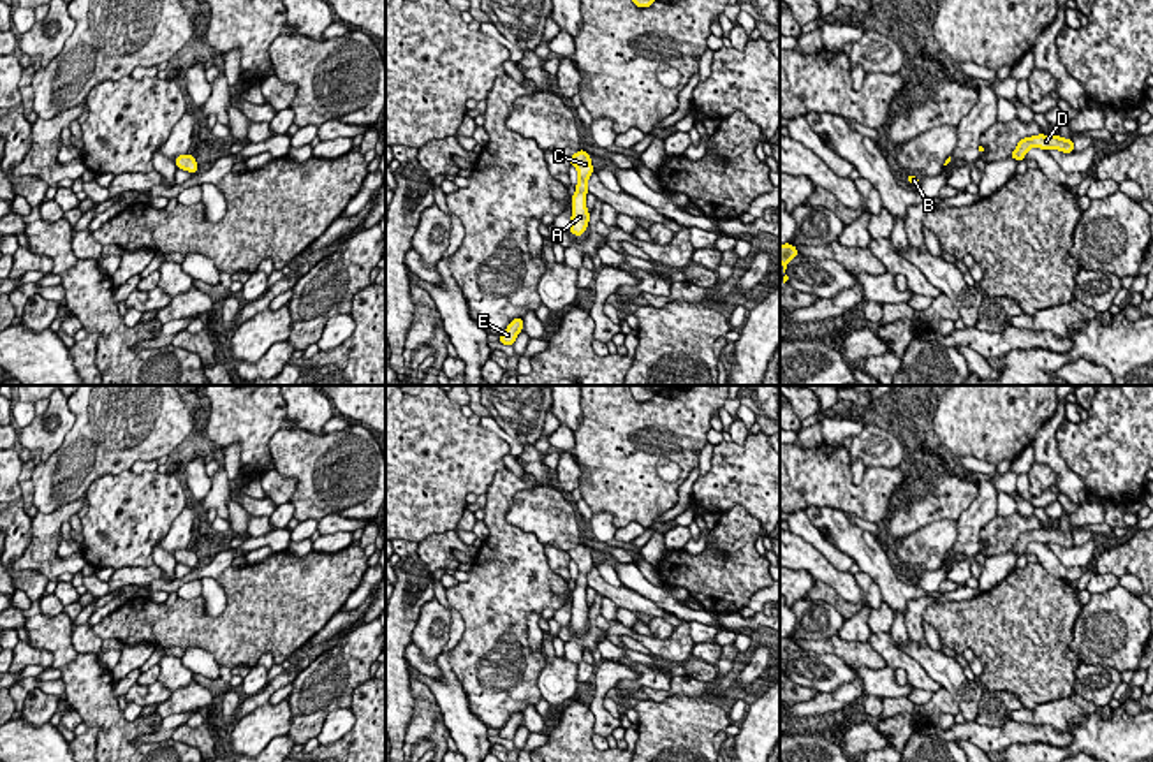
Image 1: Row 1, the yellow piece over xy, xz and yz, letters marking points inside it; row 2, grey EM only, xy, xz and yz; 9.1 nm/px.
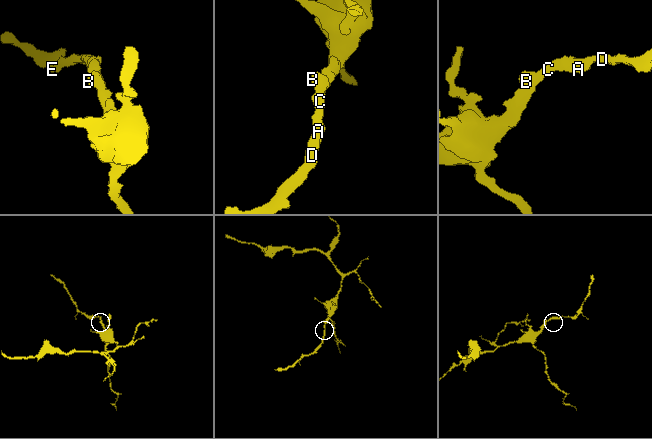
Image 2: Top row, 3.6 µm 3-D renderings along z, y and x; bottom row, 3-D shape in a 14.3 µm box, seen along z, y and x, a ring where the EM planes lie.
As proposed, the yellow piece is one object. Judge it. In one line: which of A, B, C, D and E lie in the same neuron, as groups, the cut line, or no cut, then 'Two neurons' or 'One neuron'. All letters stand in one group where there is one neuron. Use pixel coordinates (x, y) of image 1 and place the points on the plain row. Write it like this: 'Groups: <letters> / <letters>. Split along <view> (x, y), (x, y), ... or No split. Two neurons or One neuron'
Groups: A B C D E. No split. One neuron

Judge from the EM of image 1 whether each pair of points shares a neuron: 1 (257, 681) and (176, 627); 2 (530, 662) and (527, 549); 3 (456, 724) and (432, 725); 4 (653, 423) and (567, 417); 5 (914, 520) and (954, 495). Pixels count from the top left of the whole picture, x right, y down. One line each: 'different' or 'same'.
1: different
2: same
3: different
4: different
5: same

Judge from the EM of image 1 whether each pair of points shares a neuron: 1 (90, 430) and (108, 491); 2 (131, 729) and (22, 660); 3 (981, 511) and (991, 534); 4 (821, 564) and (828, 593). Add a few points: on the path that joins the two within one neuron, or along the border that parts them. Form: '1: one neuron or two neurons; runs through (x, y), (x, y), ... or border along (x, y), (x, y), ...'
1: two neurons; border along (129, 468), (97, 477), (83, 495)
2: two neurons; border along (27, 643), (48, 650), (53, 666)
3: two neurons; border along (997, 514), (981, 530), (979, 539)
4: two neurons; border along (817, 579), (829, 585), (847, 600), (861, 606)

